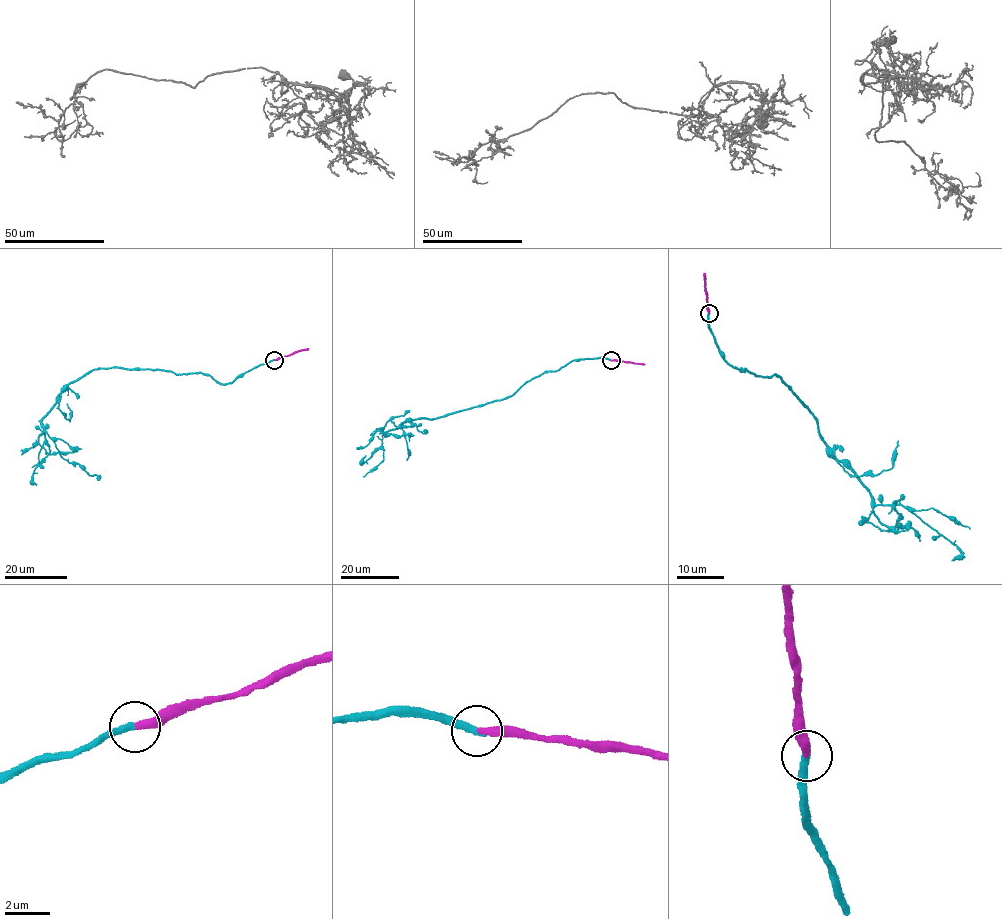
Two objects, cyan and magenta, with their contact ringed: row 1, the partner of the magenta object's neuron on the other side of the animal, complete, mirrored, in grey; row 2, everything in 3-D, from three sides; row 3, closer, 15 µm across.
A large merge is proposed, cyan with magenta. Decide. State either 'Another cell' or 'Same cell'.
Same cell

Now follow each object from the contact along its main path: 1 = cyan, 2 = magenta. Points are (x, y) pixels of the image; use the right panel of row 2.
1: (709, 312), (729, 364), (781, 378), (810, 413), (871, 496), (867, 521), (907, 530)
2: (709, 312), (704, 273)

